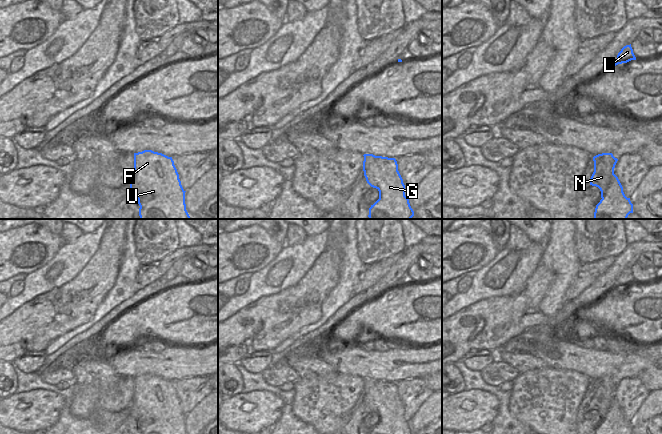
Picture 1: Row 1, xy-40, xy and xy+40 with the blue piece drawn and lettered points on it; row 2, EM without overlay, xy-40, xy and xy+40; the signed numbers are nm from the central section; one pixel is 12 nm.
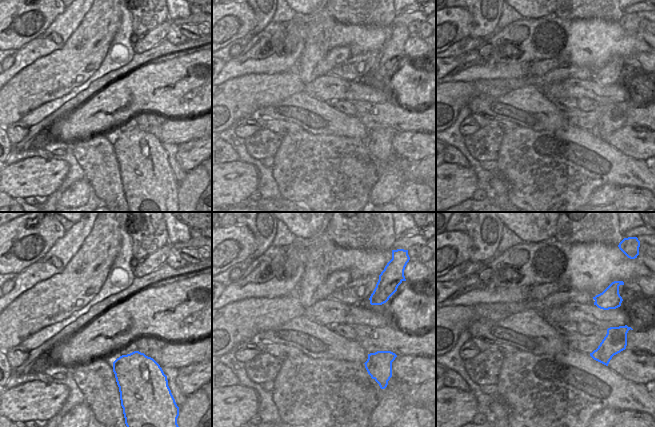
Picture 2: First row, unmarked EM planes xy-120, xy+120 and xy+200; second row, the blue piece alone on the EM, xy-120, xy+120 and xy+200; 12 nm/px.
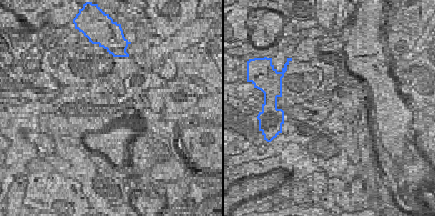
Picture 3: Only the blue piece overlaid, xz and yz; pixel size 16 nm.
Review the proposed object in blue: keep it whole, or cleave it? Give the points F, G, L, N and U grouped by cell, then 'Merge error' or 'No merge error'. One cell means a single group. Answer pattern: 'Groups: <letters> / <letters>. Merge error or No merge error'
Groups: F G N U / L. Merge error.

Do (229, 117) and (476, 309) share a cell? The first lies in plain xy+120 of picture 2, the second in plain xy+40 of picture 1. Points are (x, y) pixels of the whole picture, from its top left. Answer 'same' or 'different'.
same

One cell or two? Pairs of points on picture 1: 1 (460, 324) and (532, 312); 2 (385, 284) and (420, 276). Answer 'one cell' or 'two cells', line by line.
1: two cells
2: two cells

